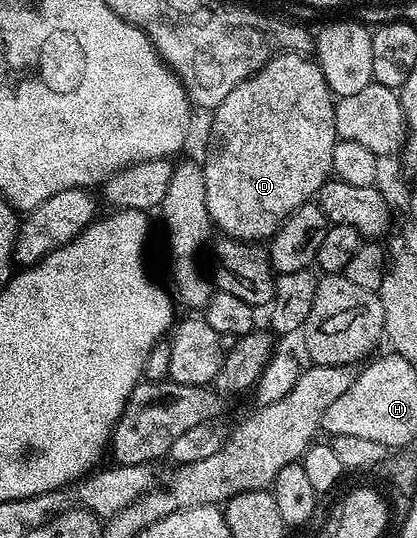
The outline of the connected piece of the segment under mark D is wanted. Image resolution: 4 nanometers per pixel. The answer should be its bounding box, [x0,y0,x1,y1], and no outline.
[202,51,338,243]

